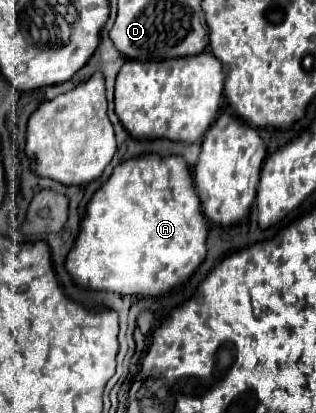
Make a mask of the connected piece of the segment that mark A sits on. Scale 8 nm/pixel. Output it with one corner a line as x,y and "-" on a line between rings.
142,155
120,163
102,189
92,195
80,233
64,267
76,285
92,291
110,291
130,297
158,297
190,279
200,267
206,257
208,231
186,161
176,155
164,159
158,155

